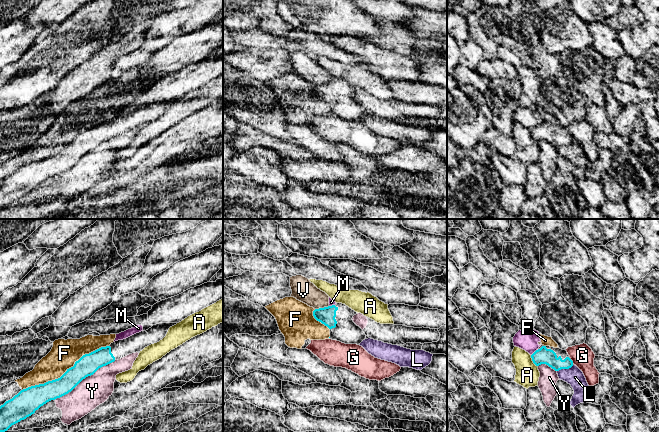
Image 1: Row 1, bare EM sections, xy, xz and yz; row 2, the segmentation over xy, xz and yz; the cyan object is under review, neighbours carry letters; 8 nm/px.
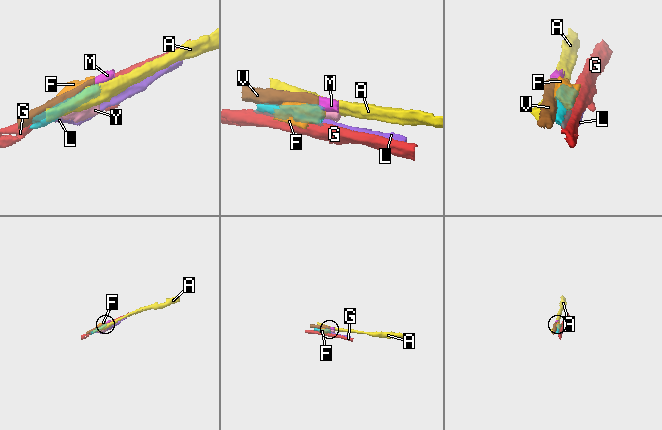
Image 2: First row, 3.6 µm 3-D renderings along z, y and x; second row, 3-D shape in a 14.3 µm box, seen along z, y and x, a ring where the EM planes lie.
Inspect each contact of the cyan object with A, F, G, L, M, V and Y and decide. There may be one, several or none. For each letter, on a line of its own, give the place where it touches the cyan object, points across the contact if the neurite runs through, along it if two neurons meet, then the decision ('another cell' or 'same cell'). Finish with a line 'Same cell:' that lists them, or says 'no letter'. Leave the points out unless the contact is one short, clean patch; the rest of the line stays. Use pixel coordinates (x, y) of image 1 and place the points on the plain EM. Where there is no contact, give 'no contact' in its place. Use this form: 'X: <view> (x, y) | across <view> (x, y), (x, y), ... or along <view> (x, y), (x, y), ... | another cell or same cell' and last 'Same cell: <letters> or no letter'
A: yz (533, 137) | along yz (530, 131), (537, 142) | another cell
F: xy (65, 148) | along xy (108, 121), (83, 130), (59, 154), (31, 161), (22, 166) | another cell
G: yz (572, 137) | another cell
L: yz (565, 144) | along yz (573, 141), (557, 147) | another cell
M: yz (534, 128) | along yz (538, 125), (531, 131) | another cell
V: xz (321, 84) | another cell
Y: xy (84, 154) | along xy (115, 136), (99, 143), (70, 167), (54, 176) | another cell
Same cell: no letter

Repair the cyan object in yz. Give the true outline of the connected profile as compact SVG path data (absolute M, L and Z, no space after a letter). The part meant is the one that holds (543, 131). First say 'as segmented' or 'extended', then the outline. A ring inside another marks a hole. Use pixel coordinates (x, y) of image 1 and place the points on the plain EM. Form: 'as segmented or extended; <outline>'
extended; M541 122L531 131L536 142L546 140L555 147L569 145L574 140L566 126L550 122Z

